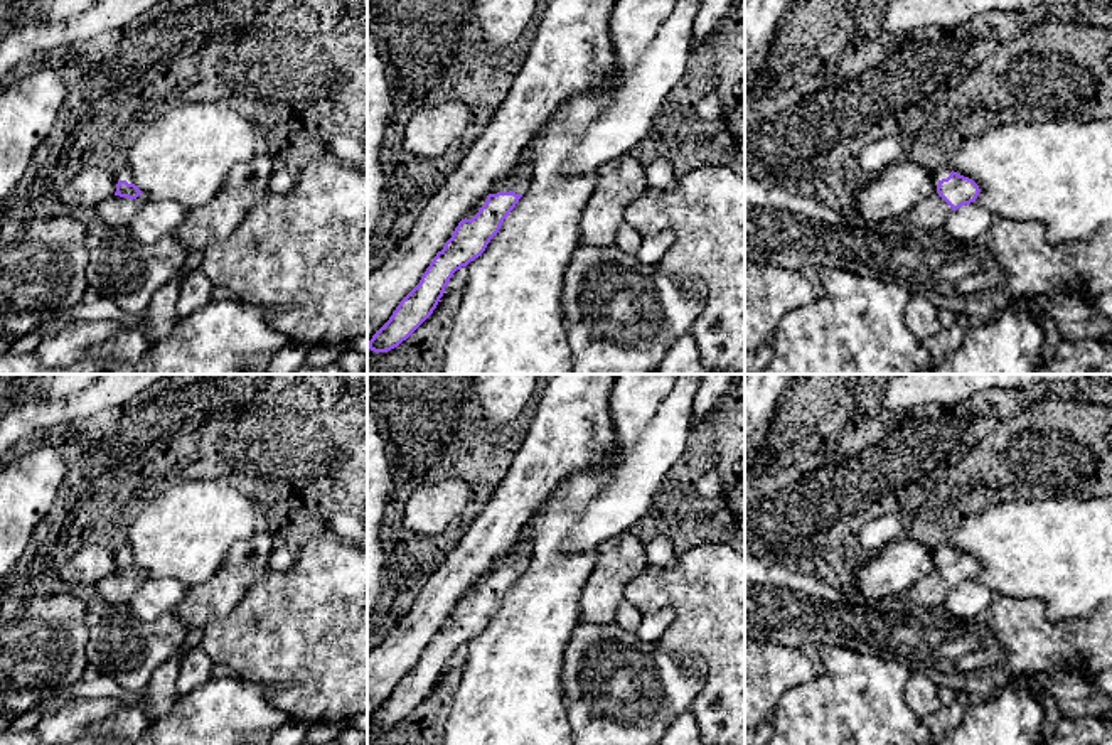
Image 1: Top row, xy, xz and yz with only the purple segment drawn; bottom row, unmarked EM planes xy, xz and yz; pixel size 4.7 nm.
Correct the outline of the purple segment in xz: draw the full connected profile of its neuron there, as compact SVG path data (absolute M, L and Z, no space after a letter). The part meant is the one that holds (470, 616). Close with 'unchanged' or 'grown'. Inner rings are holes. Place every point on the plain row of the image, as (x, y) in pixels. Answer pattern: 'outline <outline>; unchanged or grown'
outline M521 533L514 548L458 600L420 661L367 720L371 728L386 730L398 725L433 691L453 651L478 635L499 610L504 597L526 570L529 551L531 541Z; grown

